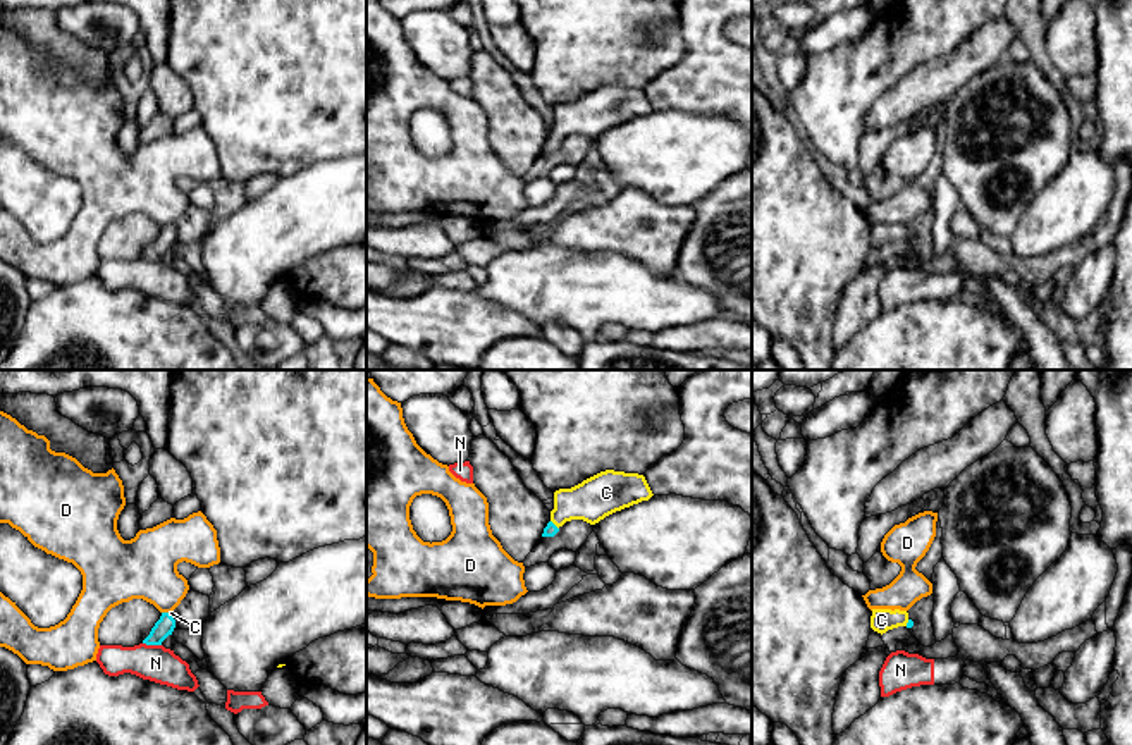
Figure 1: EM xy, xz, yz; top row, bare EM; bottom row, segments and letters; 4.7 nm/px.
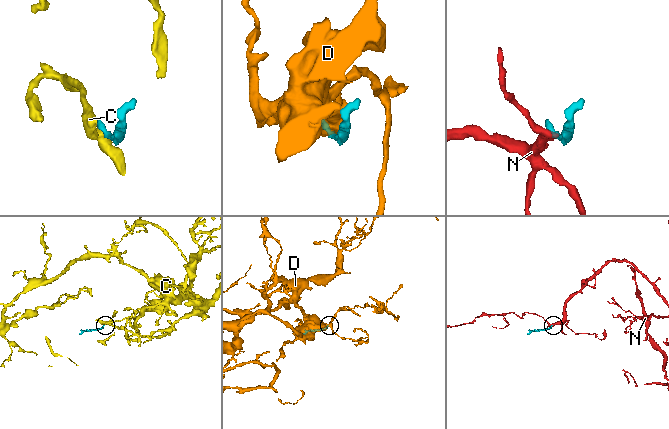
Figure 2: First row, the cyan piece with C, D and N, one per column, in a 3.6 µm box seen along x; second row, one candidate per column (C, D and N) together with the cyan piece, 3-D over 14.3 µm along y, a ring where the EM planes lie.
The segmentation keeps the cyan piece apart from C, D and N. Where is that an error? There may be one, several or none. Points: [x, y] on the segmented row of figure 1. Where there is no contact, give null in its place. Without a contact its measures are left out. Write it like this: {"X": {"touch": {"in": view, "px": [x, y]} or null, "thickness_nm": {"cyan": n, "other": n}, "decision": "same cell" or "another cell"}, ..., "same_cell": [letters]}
{"C": {"touch": {"in": "xz", "px": [554, 525]}, "thickness_nm": {"cyan": 60, "other": 200}, "decision": "same cell"}, "D": {"touch": {"in": "xy", "px": [166, 613]}, "thickness_nm": {"cyan": 90, "other": 300}, "decision": "another cell"}, "N": {"touch": {"in": "xy", "px": [152, 644]}, "thickness_nm": {"cyan": 90, "other": 170}, "decision": "another cell"}, "same_cell": ["C"]}

